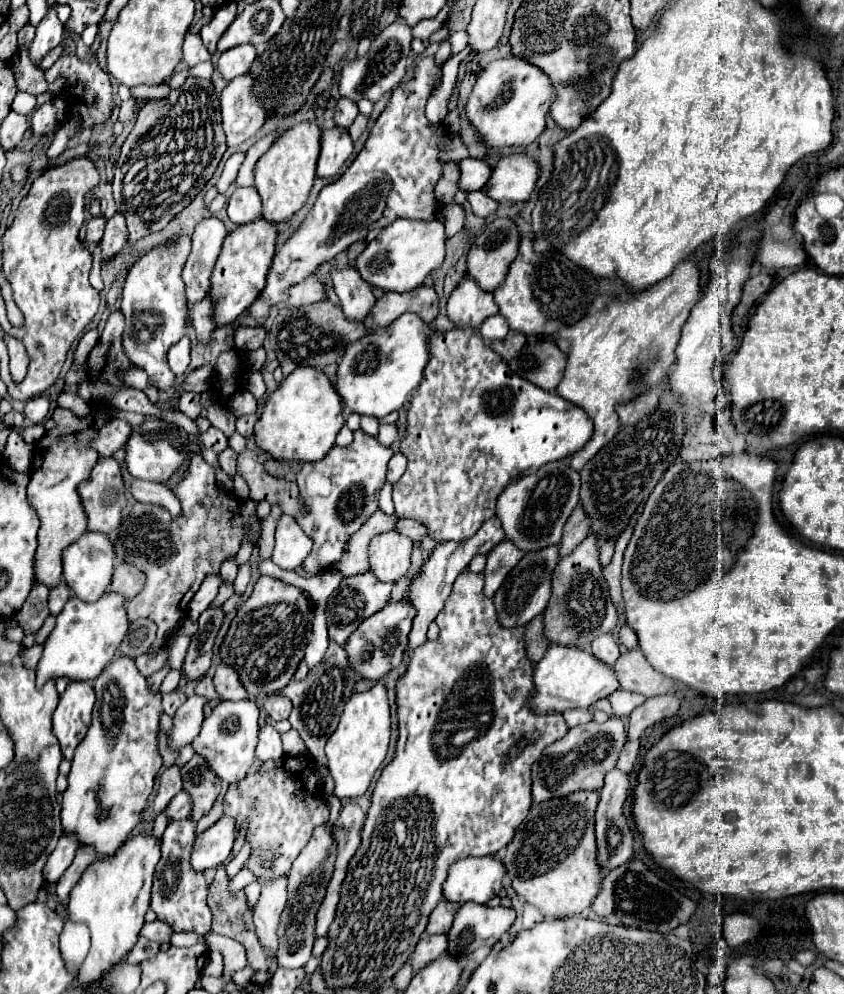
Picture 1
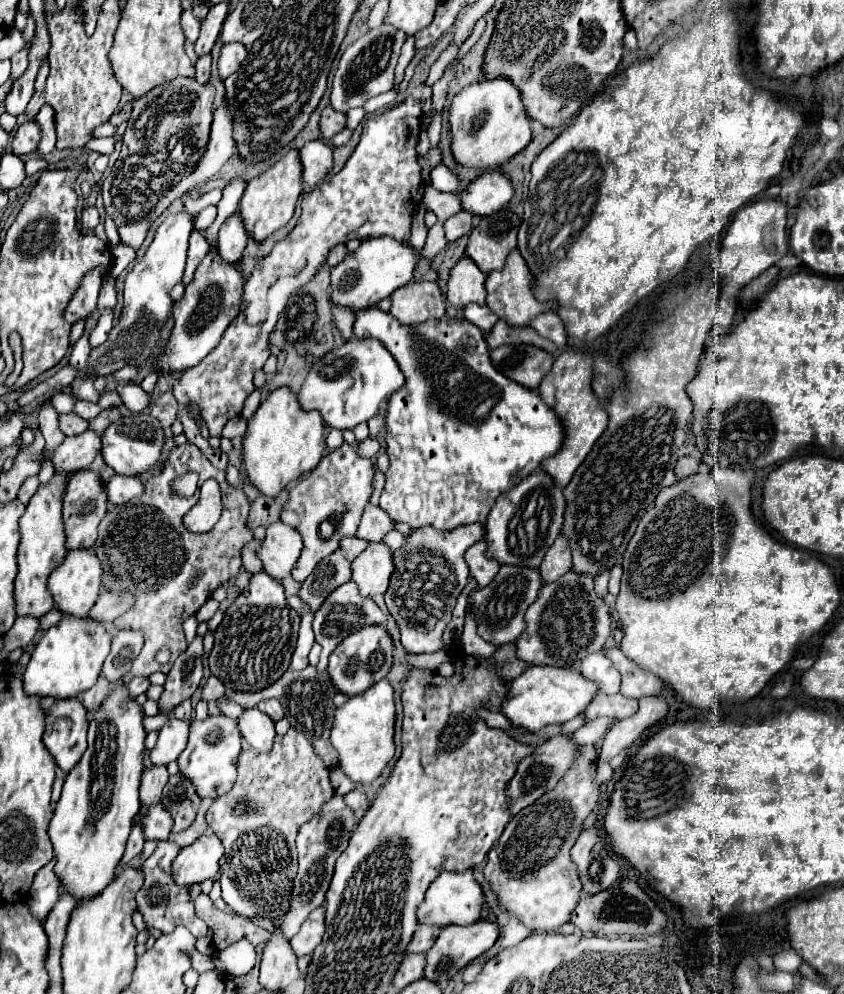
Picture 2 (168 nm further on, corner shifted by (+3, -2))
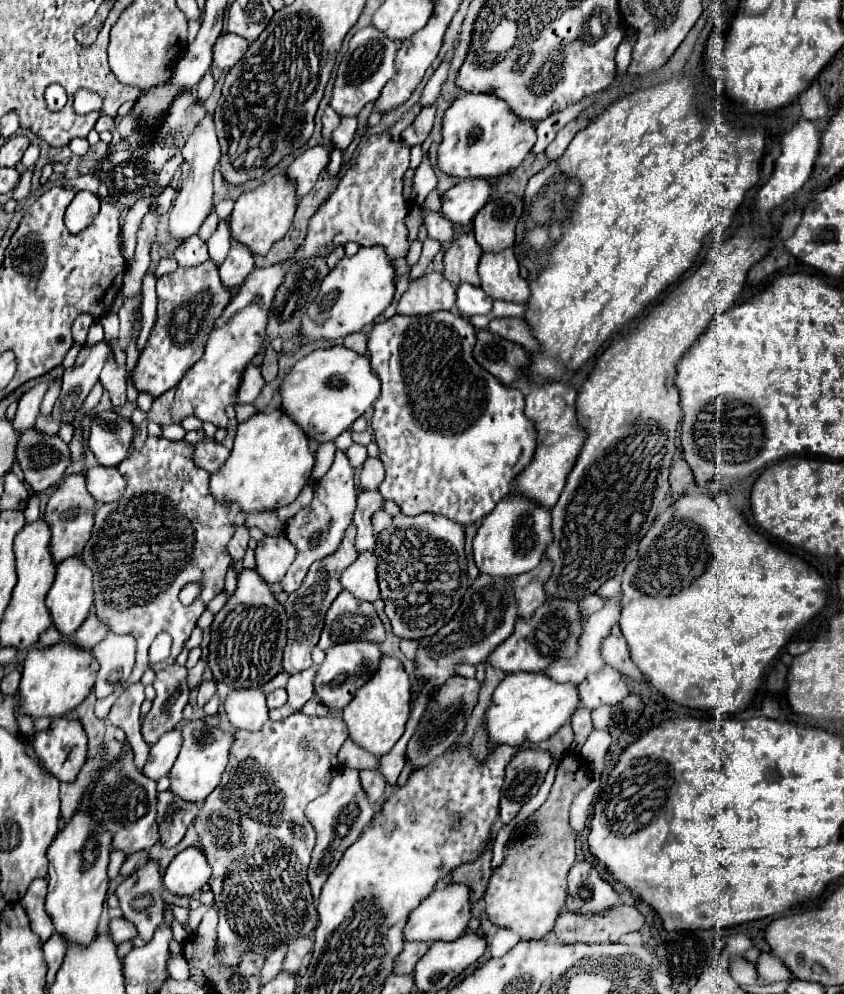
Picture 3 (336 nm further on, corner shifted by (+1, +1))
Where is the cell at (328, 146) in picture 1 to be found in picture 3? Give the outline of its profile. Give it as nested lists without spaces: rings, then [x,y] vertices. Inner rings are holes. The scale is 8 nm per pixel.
[[[324,143],[306,149],[292,161],[292,165],[288,167],[288,175],[296,181],[298,197],[306,195],[314,187],[318,175],[326,169],[328,161],[330,161],[330,145]]]

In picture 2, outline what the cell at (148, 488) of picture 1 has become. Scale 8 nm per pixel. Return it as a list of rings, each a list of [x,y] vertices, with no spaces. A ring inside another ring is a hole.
[[[114,474],[108,484],[104,484],[108,502],[112,504],[124,504],[136,496],[142,496],[142,482],[136,476],[120,476]]]

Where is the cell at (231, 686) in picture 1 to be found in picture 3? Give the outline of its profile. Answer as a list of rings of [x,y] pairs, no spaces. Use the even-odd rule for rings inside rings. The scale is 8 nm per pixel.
[[[202,681],[198,687],[198,707],[216,695],[216,681]]]

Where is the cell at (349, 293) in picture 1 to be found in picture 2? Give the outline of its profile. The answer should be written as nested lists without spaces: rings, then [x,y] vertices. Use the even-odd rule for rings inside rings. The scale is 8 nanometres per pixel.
[[[368,308],[368,312],[356,316],[354,336],[360,340],[380,340],[406,376],[404,386],[388,398],[386,450],[390,466],[380,496],[380,508],[396,522],[406,522],[410,528],[434,526],[436,530],[452,530],[474,522],[484,524],[500,494],[538,470],[540,460],[560,450],[562,432],[556,416],[548,412],[548,406],[536,392],[500,376],[492,368],[488,344],[484,344],[482,332],[468,320],[438,318],[418,326],[404,326],[392,314]]]

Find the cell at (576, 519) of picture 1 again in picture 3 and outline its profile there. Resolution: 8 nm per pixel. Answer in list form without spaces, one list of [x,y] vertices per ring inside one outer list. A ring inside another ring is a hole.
[[[544,559],[538,569],[514,577],[514,595],[518,601],[518,617],[530,617],[546,601],[546,581],[552,573],[550,559]]]

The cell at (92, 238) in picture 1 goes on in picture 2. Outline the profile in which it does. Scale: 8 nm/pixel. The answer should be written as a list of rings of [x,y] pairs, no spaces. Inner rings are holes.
[[[86,206],[86,208],[82,210],[82,214],[80,214],[80,222],[82,222],[84,228],[94,230],[94,228],[98,226],[98,222],[100,222],[100,216],[98,216],[96,206]]]

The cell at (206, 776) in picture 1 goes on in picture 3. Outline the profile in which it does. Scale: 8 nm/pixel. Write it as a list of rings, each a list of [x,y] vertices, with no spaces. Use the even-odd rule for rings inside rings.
[[[170,789],[158,793],[158,827],[160,827],[160,835],[162,835],[160,841],[166,847],[178,845],[196,815],[198,815],[196,803],[174,797],[174,793],[170,793]]]

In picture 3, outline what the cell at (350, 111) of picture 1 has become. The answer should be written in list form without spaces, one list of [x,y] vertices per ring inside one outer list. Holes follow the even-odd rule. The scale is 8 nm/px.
[[[326,107],[324,115],[322,115],[322,137],[326,141],[330,141],[332,139],[332,133],[336,131],[338,125],[340,125],[340,115],[334,113],[332,107]]]

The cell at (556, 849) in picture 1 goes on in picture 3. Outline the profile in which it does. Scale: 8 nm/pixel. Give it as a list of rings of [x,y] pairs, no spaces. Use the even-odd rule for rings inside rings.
[[[566,753],[558,763],[556,779],[554,779],[548,799],[544,801],[540,809],[536,809],[528,817],[528,821],[536,823],[534,833],[526,833],[526,837],[518,841],[518,849],[510,849],[508,845],[502,865],[496,867],[490,877],[488,889],[484,893],[484,901],[486,901],[486,913],[492,919],[492,923],[516,931],[522,939],[542,939],[554,929],[554,921],[560,917],[562,907],[566,903],[566,875],[568,875],[570,865],[574,863],[574,845],[576,845],[576,835],[578,835],[570,827],[570,817],[568,817],[570,805],[572,805],[572,799],[578,795],[578,791],[582,791],[588,783],[590,783],[590,765],[580,755]]]

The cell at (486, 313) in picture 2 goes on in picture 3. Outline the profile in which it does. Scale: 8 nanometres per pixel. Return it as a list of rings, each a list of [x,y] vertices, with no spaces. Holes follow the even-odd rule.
[[[468,283],[458,285],[456,289],[458,295],[458,309],[462,317],[472,317],[472,315],[488,315],[492,309],[492,299],[484,295],[480,287],[472,287]]]

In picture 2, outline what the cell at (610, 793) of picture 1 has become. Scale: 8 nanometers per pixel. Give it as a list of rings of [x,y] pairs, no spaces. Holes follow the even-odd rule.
[[[598,828],[584,830],[574,848],[572,860],[578,868],[578,876],[582,882],[582,894],[598,894],[608,890],[618,880],[618,860],[612,852],[608,852],[608,840],[598,832]]]

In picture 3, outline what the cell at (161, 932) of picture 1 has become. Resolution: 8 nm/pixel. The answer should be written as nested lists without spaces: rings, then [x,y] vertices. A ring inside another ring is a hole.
[[[110,919],[110,933],[114,935],[114,941],[116,943],[132,941],[132,939],[138,937],[138,931],[126,919]]]

